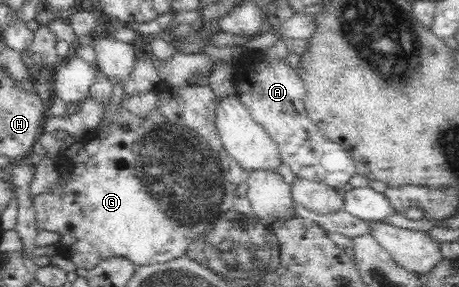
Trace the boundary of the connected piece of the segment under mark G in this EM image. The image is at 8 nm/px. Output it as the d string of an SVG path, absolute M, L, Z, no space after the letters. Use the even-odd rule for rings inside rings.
M162 84L156 90L157 104L154 105L155 108L146 117L137 116L123 107L118 108L116 114L110 117L112 118L112 122L108 126L98 128L83 143L82 148L78 150L76 156L64 157L64 162L58 162L60 170L58 170L58 178L56 178L57 184L54 186L52 192L44 192L43 194L38 194L38 196L33 196L33 209L36 211L36 227L40 230L48 230L48 232L58 232L60 240L57 246L60 253L72 260L77 268L84 268L88 271L92 270L96 264L100 264L102 260L106 260L110 256L127 256L132 262L138 264L138 266L166 262L166 260L172 260L172 258L184 255L188 246L200 234L208 231L219 217L224 221L234 221L245 217L232 206L237 194L236 188L245 182L245 170L238 164L237 160L228 156L224 145L221 143L215 118L217 98L212 88L209 86L189 85L176 87L172 92L166 90L166 88L170 88L170 86Z

